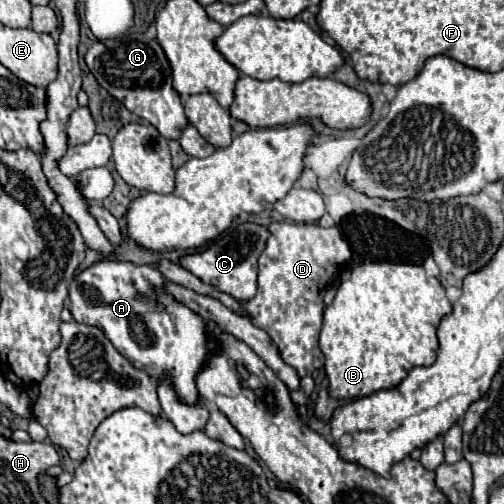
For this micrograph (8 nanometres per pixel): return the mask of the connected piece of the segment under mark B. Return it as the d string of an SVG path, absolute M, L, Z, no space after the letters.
M361 263L345 270L331 304L325 306L319 347L325 358L324 369L333 399L367 397L381 389L397 387L405 375L419 365L431 365L437 351L437 325L451 311L437 277L427 277L421 265L409 263Z

